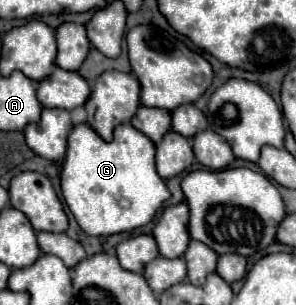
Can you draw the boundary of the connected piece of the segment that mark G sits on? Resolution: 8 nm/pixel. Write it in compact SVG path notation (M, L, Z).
M131 123L115 127L111 143L103 141L89 125L73 127L61 169L61 191L79 227L95 237L147 225L163 201L171 197L155 169L155 145L141 131L135 131Z

